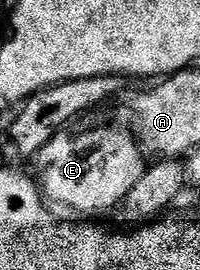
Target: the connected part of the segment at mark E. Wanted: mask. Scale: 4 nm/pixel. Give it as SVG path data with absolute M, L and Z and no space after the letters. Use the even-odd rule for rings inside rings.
M109 120L81 123L74 123L68 130L56 132L51 142L47 142L35 157L35 164L42 168L39 187L44 199L54 209L70 208L85 216L81 218L97 218L100 212L109 212L113 207L116 209L124 205L135 182L143 178L147 160L137 137L124 123L112 124ZM77 142L86 142L93 148L77 146Z

